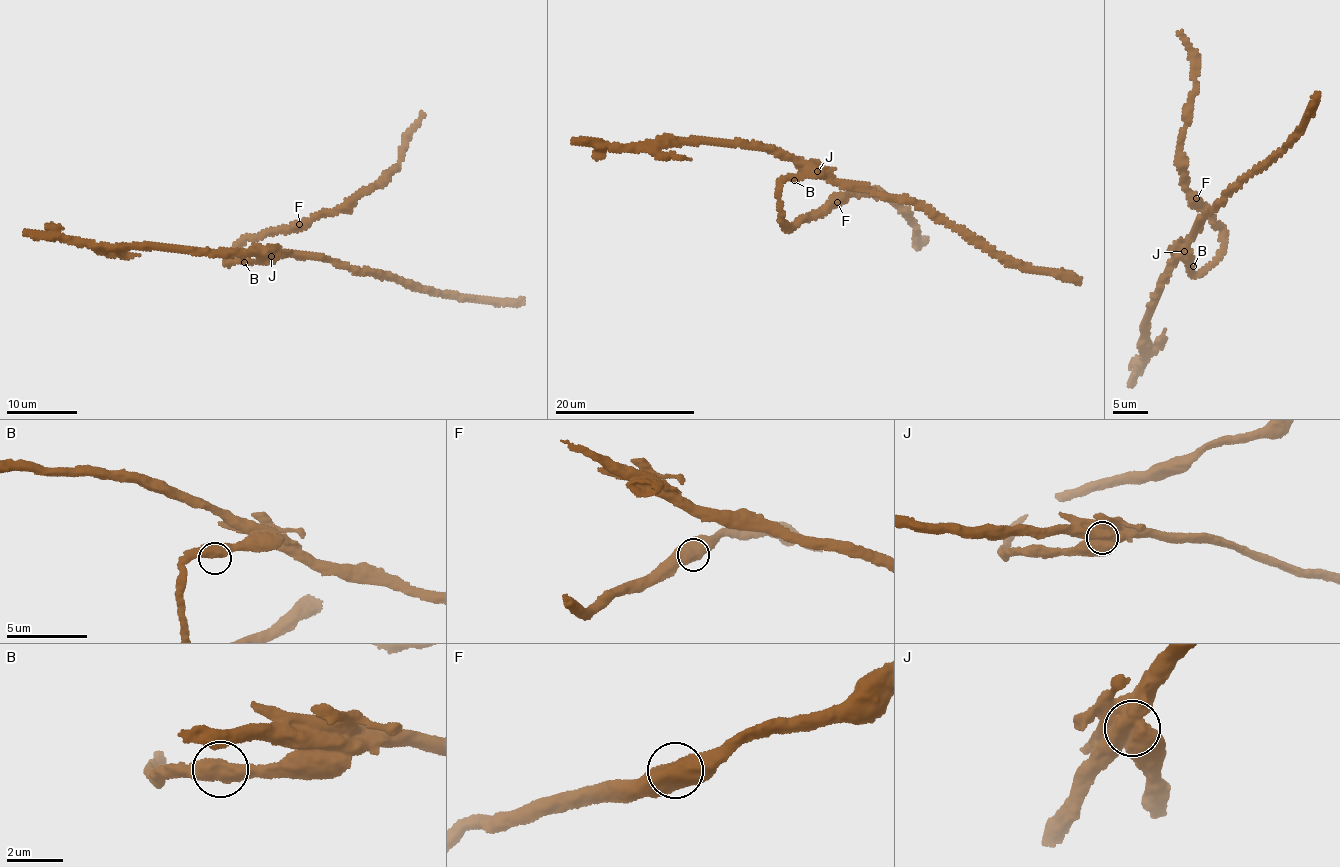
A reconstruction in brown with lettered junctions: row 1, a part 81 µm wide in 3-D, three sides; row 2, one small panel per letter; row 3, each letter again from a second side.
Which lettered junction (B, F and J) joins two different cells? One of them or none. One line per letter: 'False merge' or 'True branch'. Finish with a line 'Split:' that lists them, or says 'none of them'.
B: True branch
F: True branch
J: False merge
Split: J

